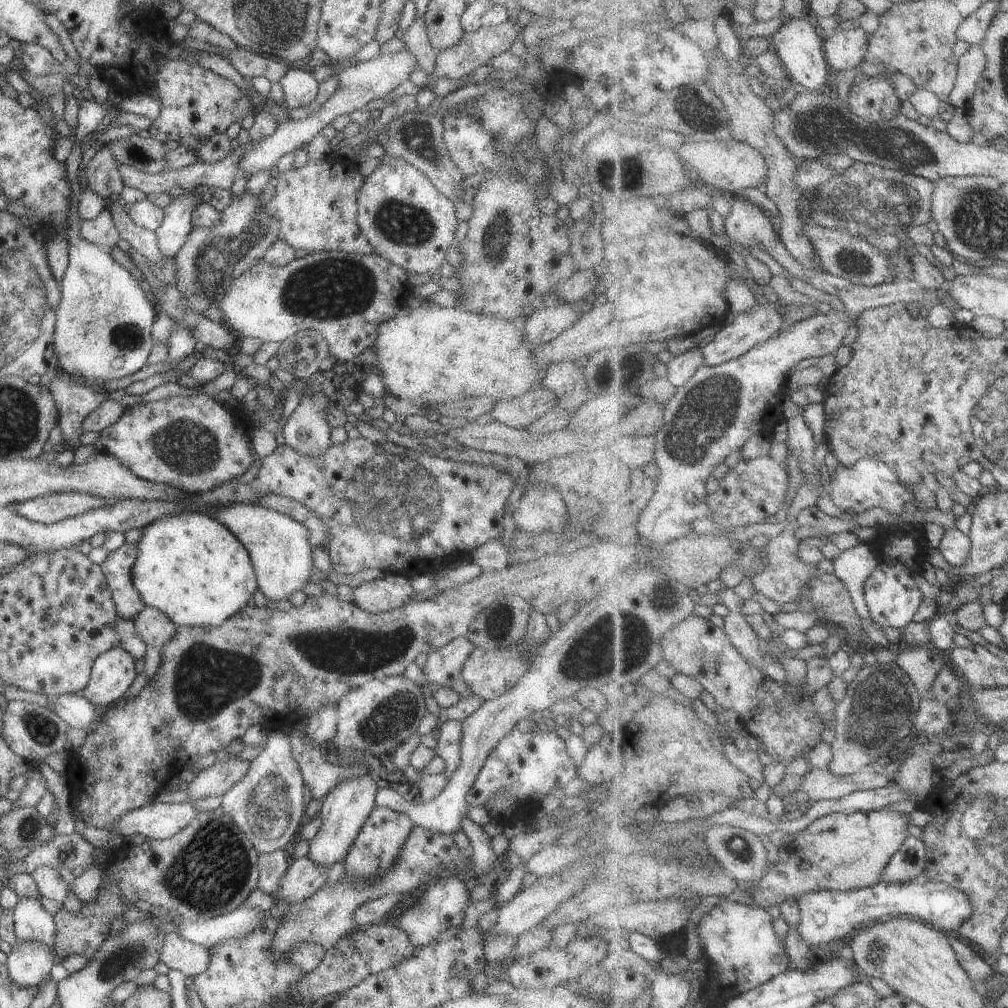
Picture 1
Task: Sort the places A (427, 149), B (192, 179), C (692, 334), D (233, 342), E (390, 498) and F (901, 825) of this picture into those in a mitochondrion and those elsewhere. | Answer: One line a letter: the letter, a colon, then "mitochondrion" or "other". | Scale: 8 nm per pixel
A: mitochondrion
B: other
C: other
D: other
E: mitochondrion
F: other

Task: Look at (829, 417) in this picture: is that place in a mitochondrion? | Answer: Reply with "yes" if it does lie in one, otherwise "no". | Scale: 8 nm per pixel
no

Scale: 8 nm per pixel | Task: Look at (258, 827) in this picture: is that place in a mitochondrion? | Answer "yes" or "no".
yes

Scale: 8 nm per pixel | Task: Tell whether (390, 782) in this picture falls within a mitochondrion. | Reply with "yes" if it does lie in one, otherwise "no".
no

